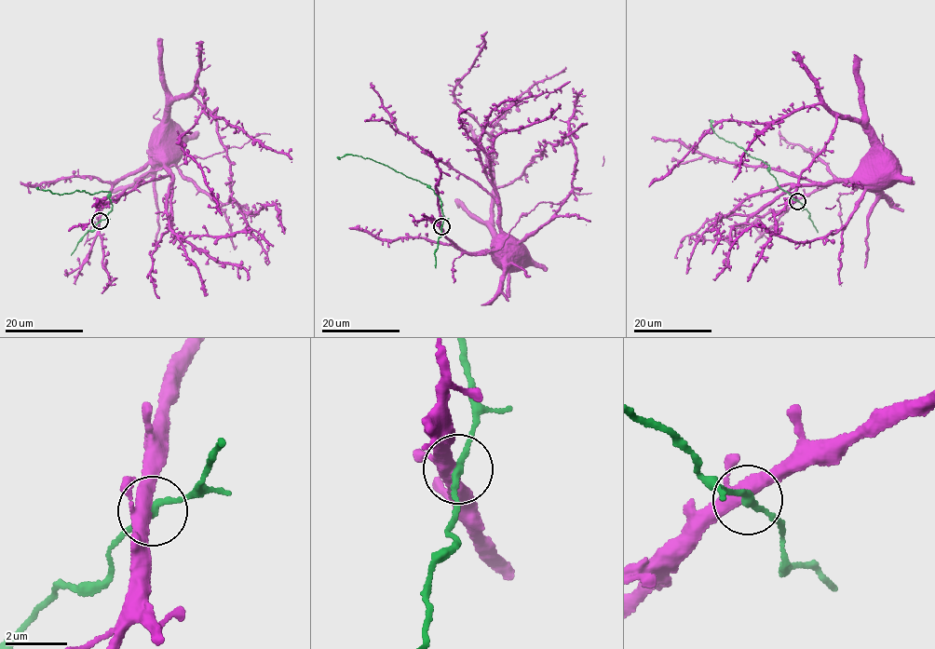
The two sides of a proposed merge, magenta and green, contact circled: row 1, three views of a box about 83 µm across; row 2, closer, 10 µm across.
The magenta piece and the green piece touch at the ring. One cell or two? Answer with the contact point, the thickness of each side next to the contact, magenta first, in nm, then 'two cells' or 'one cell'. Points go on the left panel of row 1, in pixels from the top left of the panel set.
(100, 221) | 360/240 nm | one cell

